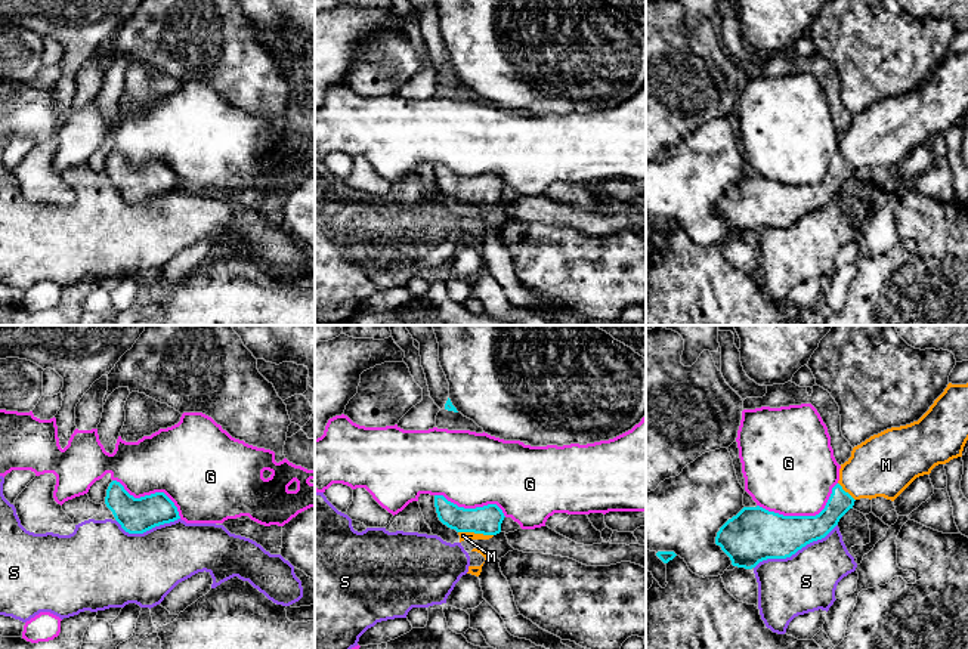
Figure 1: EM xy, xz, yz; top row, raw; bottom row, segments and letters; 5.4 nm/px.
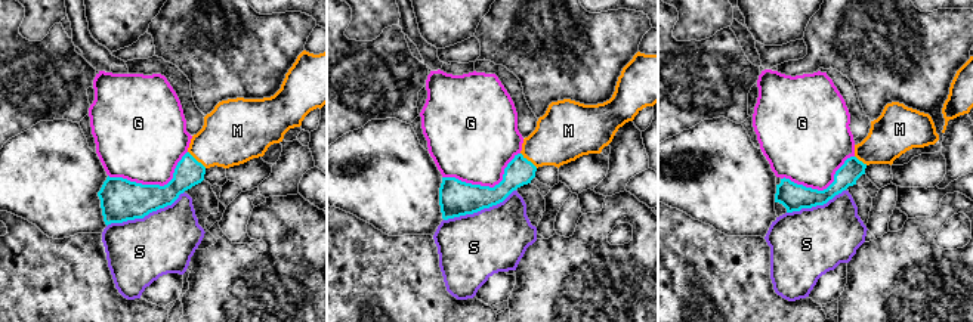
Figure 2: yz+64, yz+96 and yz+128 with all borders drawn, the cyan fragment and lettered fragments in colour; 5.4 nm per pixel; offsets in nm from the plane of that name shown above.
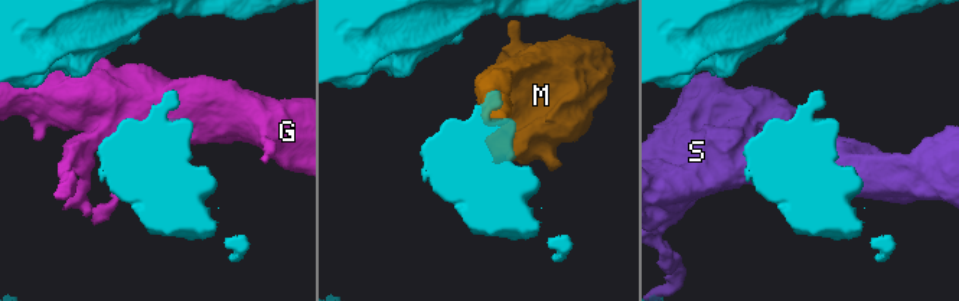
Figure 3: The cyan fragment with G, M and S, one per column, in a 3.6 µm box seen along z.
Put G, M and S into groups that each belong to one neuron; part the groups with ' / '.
G / M / S

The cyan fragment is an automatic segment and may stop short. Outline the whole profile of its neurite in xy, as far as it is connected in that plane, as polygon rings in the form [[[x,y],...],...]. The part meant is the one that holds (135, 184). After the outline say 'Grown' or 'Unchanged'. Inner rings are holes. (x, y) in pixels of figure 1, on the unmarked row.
[[[117,149],[109,152],[105,173],[129,203],[143,203],[180,188],[177,176],[164,161],[134,167]]]. Unchanged

